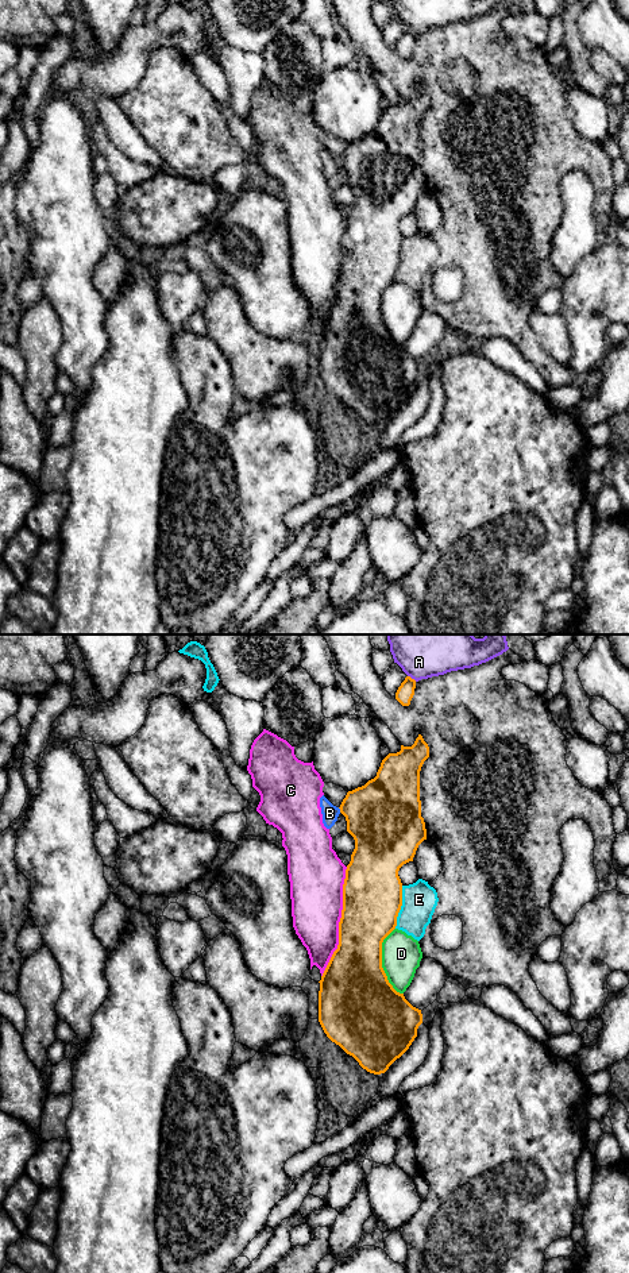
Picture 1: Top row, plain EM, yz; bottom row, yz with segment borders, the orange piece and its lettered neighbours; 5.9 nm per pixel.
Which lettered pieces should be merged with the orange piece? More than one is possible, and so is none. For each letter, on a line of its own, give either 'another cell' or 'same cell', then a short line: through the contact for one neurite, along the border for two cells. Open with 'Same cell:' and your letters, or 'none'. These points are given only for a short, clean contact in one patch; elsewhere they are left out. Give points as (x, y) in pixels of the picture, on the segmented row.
Same cell: none
A: another cell
B: another cell
C: another cell
D: another cell
E: another cell

